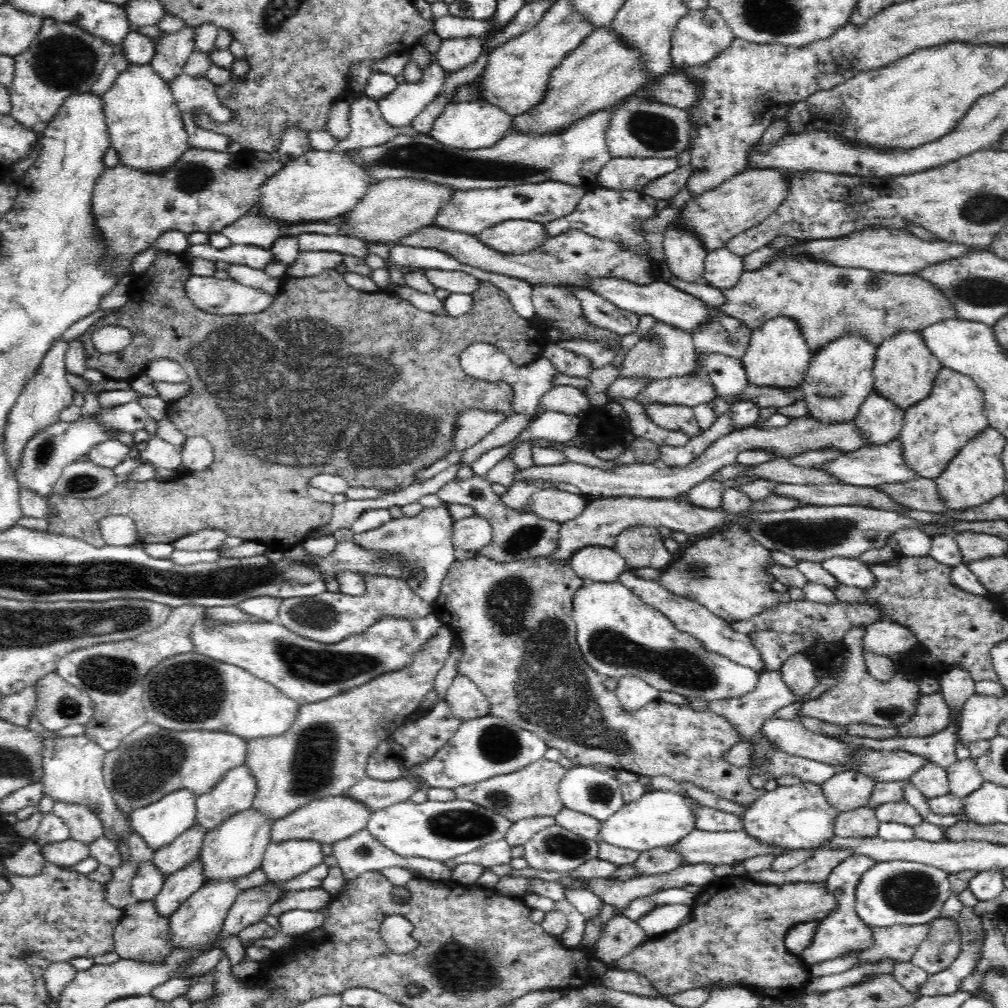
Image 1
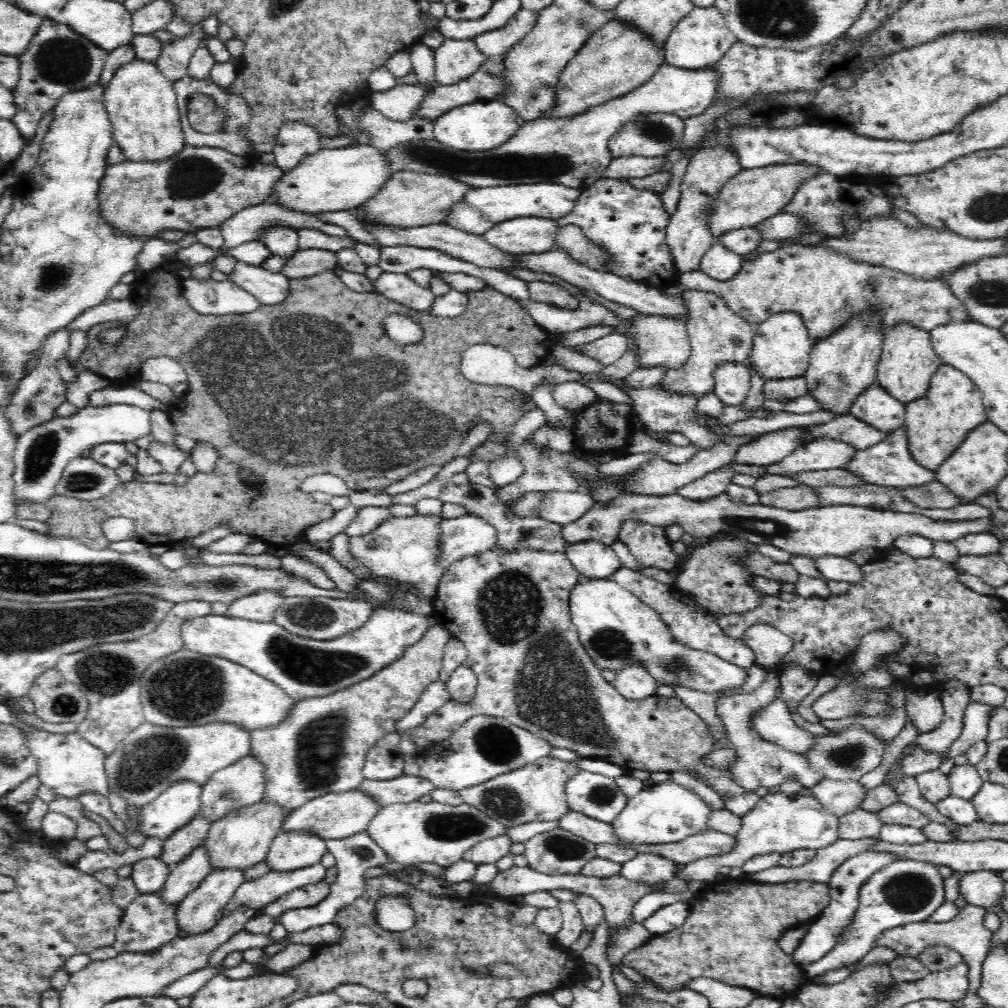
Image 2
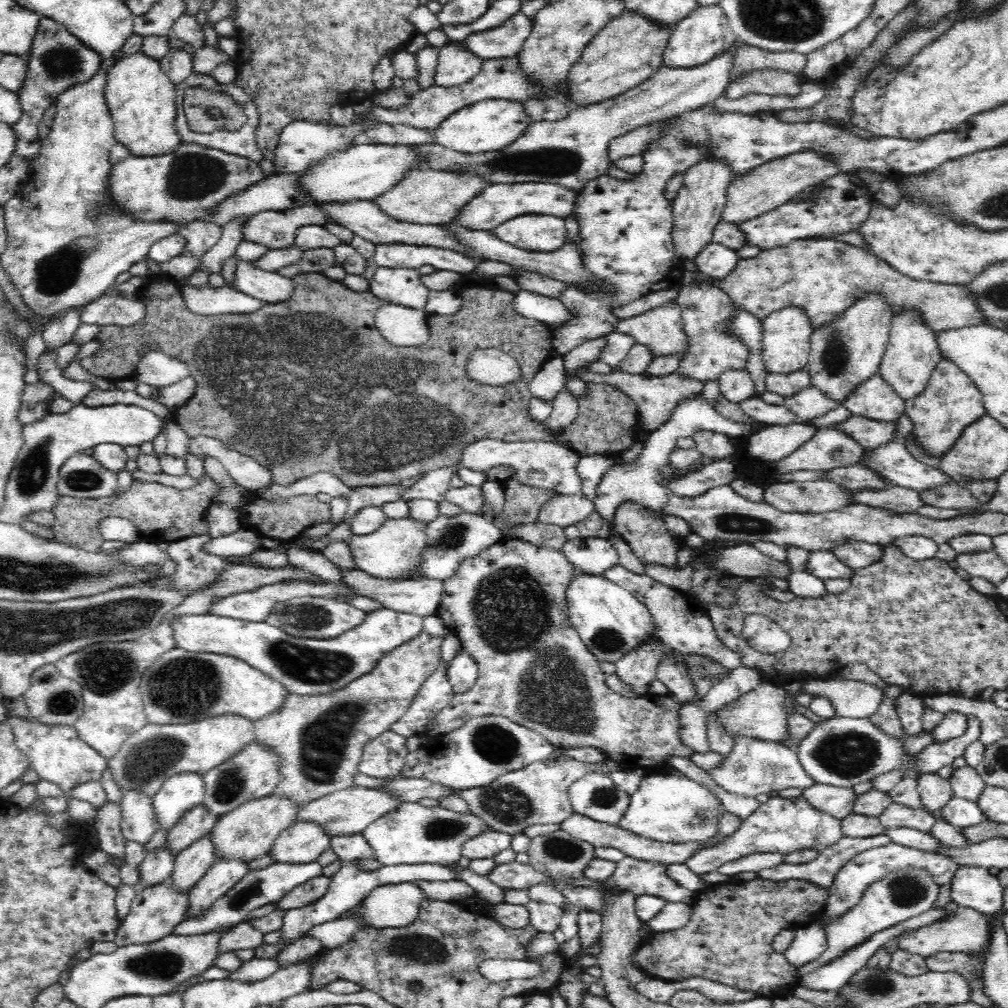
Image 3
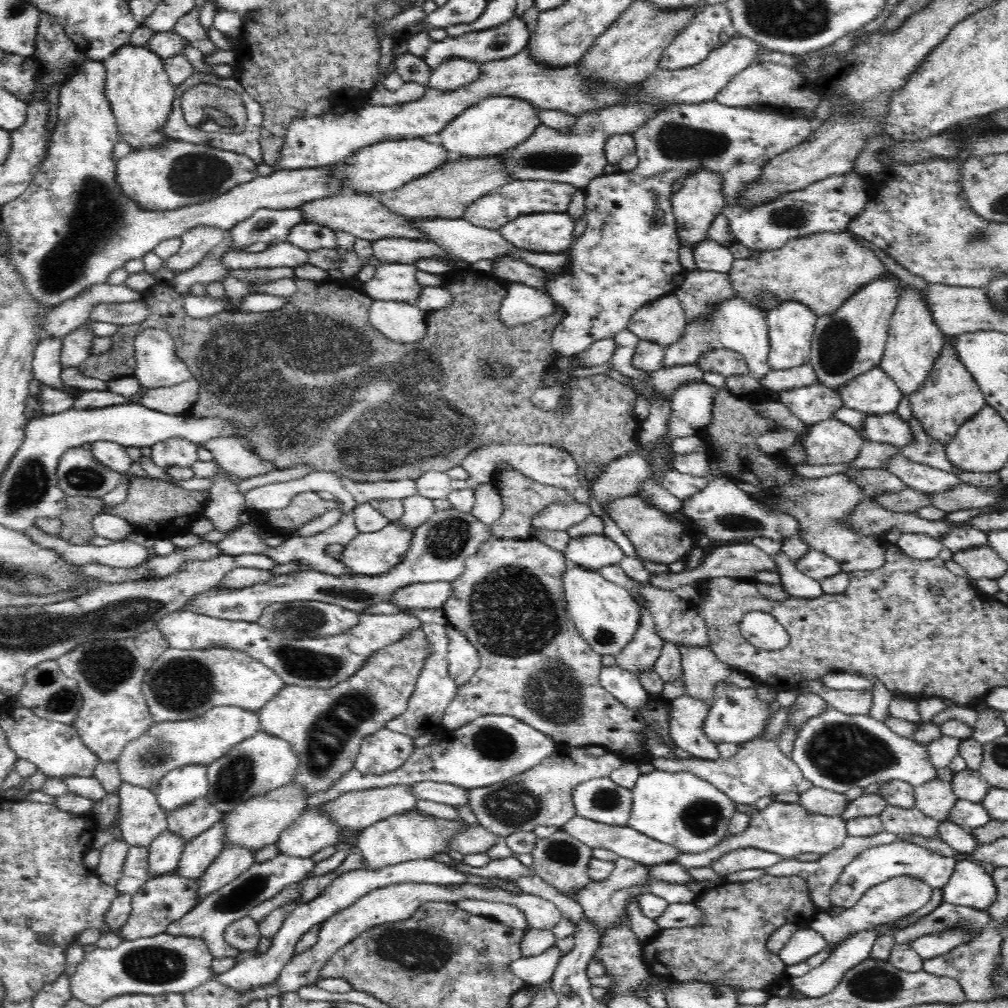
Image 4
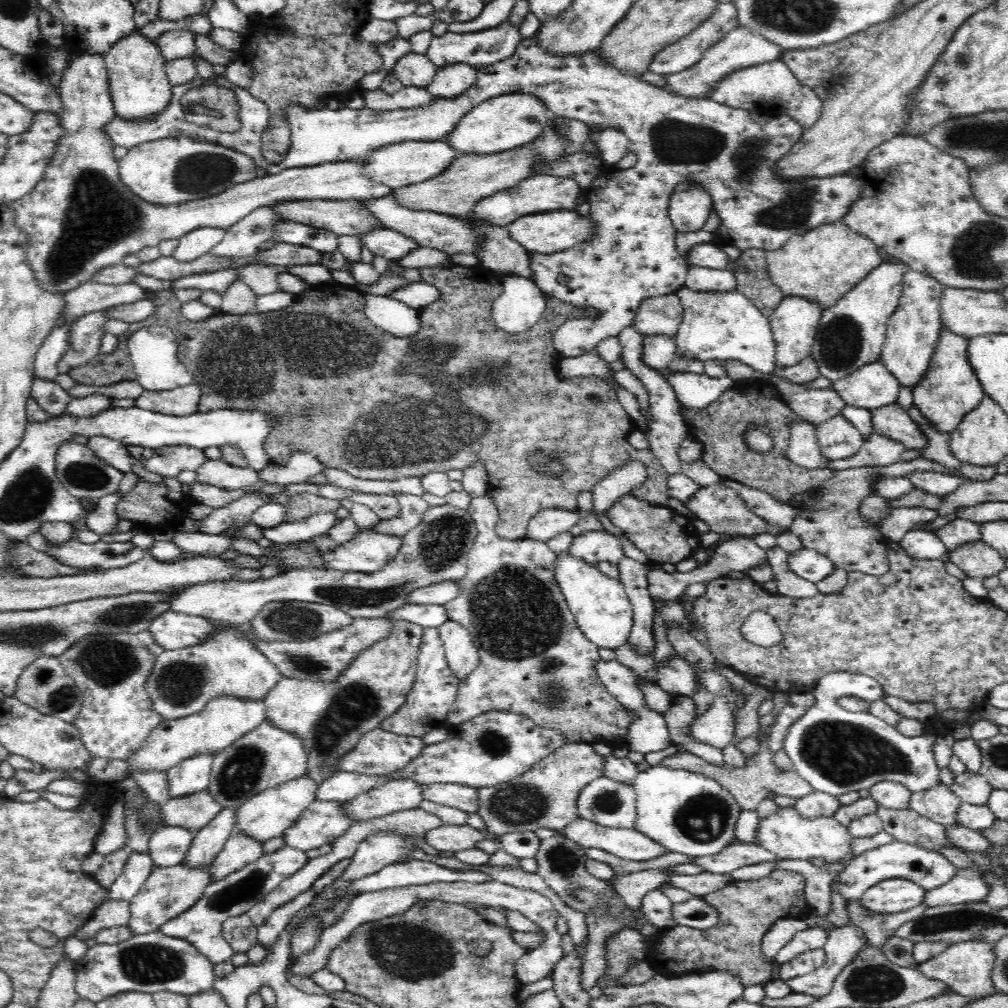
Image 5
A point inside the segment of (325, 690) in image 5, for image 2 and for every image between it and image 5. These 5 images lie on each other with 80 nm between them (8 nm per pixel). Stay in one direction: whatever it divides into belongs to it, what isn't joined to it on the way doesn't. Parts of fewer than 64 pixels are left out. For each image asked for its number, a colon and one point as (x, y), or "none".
2: (320, 748)
3: (320, 738)
4: (325, 726)

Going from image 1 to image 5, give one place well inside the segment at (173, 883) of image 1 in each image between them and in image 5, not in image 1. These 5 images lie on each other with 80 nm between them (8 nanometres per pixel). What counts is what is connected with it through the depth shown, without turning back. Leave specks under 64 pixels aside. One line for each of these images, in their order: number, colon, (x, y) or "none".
2: (185, 876)
3: (192, 863)
4: (198, 854)
5: (208, 841)

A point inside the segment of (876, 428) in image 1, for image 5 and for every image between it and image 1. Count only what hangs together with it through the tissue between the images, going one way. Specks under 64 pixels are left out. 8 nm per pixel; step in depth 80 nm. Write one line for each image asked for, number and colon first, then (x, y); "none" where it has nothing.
2: (876, 406)
3: (876, 399)
4: (874, 392)
5: (870, 387)

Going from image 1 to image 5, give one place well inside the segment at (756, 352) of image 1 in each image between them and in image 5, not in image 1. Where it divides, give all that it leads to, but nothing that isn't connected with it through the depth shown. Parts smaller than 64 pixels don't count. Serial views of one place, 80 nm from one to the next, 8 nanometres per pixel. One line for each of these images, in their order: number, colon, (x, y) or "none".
2: (781, 349)
3: (786, 337)
4: (792, 325)
5: (795, 322)

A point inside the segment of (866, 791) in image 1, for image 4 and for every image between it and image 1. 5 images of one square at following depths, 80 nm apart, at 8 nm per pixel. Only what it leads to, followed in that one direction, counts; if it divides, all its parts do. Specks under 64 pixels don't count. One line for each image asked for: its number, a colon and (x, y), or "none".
2: (841, 797)
3: (839, 802)
4: (816, 800)

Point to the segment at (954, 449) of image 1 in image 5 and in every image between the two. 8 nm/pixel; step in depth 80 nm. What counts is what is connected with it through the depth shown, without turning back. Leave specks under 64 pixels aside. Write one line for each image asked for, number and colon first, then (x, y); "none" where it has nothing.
2: (937, 423)
3: (951, 401)
4: (950, 396)
5: (949, 389)

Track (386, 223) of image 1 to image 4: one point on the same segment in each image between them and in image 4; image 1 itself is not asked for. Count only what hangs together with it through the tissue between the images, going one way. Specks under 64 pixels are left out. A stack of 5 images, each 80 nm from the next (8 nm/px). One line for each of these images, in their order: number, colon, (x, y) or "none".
2: (409, 199)
3: (426, 196)
4: (446, 193)

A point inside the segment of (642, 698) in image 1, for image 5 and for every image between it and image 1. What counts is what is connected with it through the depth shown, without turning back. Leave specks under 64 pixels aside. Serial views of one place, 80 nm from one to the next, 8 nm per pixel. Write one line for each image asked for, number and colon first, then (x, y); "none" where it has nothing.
2: (634, 682)
3: (637, 668)
4: (640, 654)
5: (633, 575)

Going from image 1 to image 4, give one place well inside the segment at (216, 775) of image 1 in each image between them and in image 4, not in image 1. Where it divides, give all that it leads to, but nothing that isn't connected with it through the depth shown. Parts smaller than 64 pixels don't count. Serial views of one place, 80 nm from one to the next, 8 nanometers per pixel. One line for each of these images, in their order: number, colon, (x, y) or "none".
2: (151, 758)
3: (148, 758)
4: (164, 747)

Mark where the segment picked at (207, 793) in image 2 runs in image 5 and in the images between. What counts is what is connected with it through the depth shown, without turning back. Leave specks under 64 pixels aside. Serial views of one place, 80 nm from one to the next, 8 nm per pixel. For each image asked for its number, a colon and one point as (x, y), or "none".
3: (254, 773)
4: (263, 763)
5: (268, 756)

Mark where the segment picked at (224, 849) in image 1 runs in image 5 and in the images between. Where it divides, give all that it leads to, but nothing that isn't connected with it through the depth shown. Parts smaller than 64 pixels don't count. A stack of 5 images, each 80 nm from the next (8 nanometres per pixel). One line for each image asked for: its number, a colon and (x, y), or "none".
2: (242, 838)
3: (248, 832)
4: (260, 821)
5: (270, 813)

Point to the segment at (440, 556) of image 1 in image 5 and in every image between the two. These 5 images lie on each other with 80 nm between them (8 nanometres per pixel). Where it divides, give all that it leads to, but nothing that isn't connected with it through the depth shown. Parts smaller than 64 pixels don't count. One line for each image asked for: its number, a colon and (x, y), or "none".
2: (405, 548)
3: (395, 551)
4: (372, 553)
5: (369, 552)

